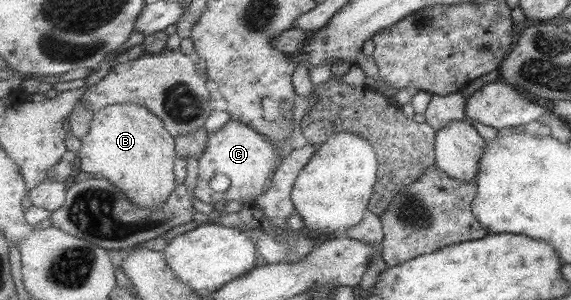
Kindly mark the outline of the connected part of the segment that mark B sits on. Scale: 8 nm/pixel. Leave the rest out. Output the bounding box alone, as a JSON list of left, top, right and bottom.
[76,104,179,210]

